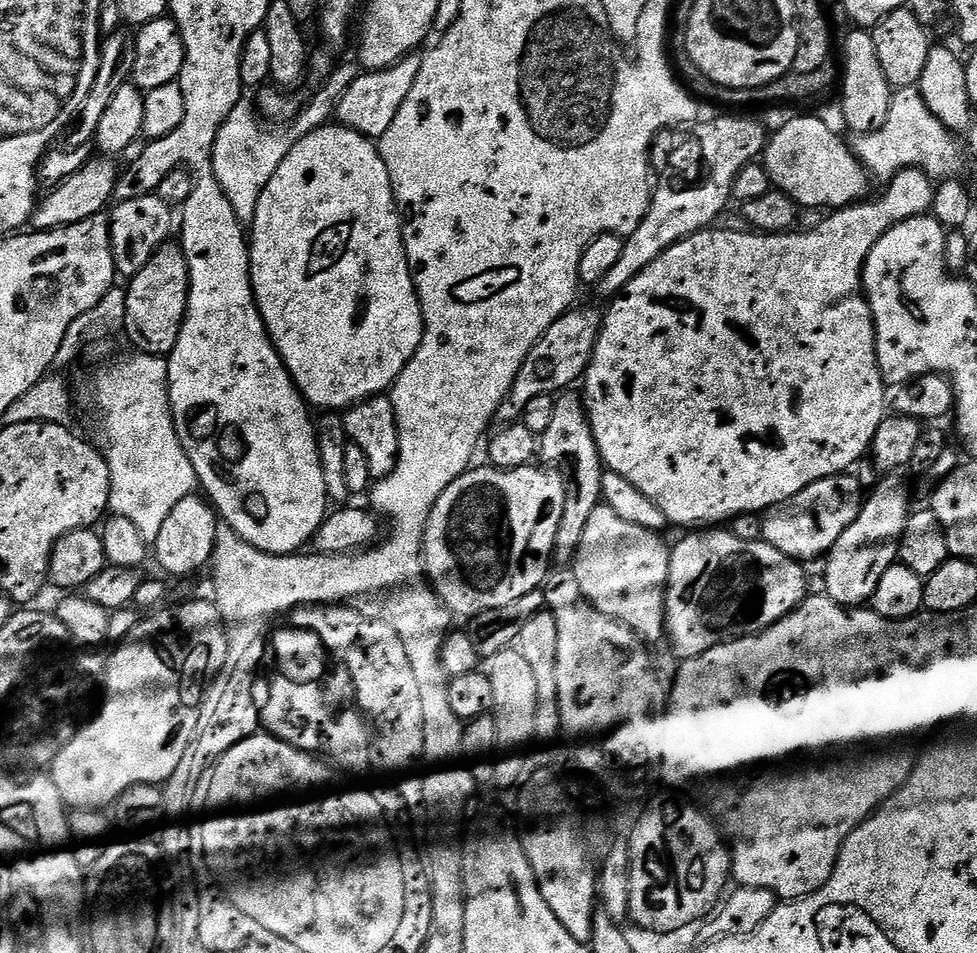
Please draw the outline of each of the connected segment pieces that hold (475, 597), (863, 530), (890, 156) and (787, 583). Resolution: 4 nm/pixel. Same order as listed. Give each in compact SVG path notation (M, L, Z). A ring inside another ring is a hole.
M547 466L483 467L463 472L446 486L432 507L422 541L428 582L456 618L510 606L543 585L554 560L562 506L566 506L564 483Z
M888 474L876 488L876 493L869 495L860 508L858 518L834 542L828 551L824 564L823 591L831 600L844 605L845 608L859 608L871 601L874 590L878 590L878 581L882 574L897 563L900 554L900 535L910 515L908 492L900 485L901 477Z
M919 87L898 88L893 91L886 122L882 122L878 130L859 133L851 141L850 147L875 179L877 176L883 182L891 182L907 168L920 168L927 176L943 182L961 175L960 148L952 141L952 136L948 127L930 114Z
M696 530L684 534L676 545L671 545L670 551L670 570L664 589L664 630L667 643L672 643L672 652L680 662L693 660L719 644L766 630L794 611L810 592L804 577L805 565L782 554L782 550L774 550L762 538L742 542L730 530Z

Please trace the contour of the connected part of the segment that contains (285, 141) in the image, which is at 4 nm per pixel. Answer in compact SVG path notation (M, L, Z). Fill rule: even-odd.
M337 63L327 79L321 83L325 84L305 102L304 109L300 113L297 111L291 117L287 126L272 126L269 127L272 129L267 132L263 128L265 125L253 101L251 104L248 98L241 99L240 104L234 106L234 110L230 110L230 118L226 118L226 122L221 126L212 151L212 169L230 206L234 206L241 224L251 225L254 214L258 210L258 198L262 190L266 190L266 182L274 178L274 170L282 166L282 158L286 158L286 154L290 154L292 147L302 138L306 138L306 134L325 127L335 117L336 107L342 94L346 94L350 82L354 82L354 78L358 75L357 65L352 64Z

